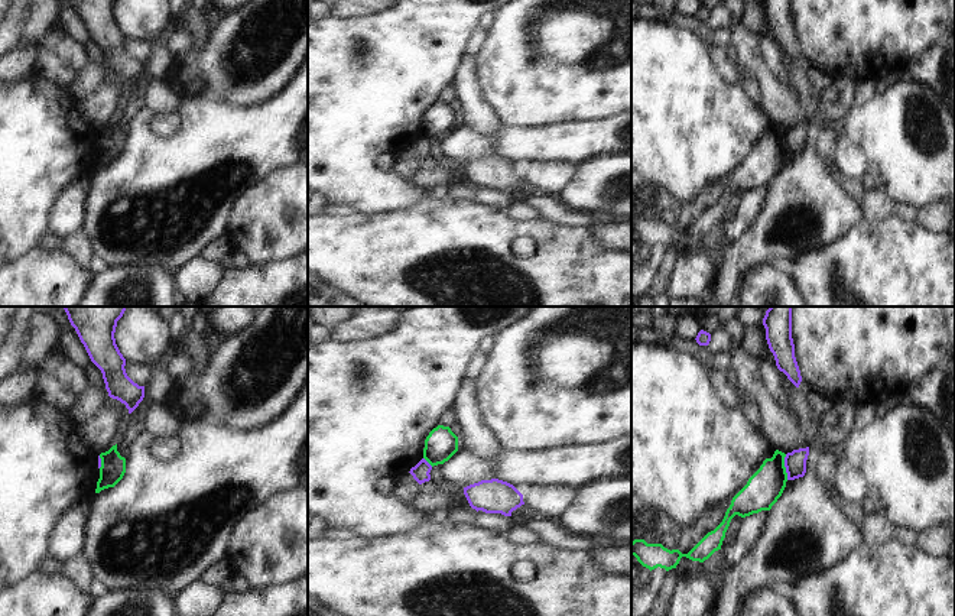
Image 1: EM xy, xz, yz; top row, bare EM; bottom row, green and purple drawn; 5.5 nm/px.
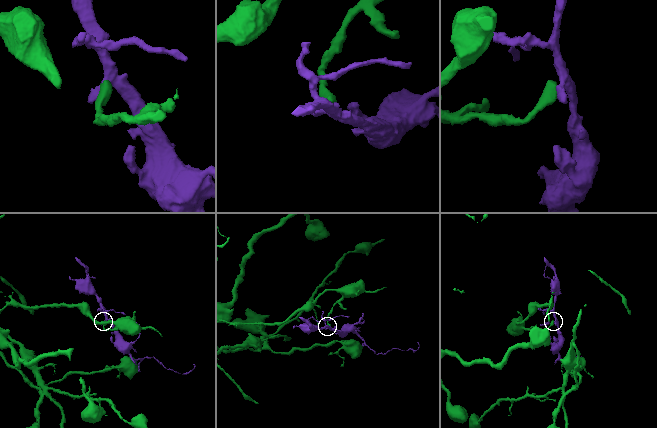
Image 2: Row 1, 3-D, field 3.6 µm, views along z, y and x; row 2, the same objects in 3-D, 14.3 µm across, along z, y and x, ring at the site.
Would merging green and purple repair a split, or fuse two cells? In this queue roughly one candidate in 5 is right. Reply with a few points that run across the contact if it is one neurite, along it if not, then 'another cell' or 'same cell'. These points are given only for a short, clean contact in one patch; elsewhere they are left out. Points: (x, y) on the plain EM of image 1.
line yz (785, 130), (788, 155); another cell

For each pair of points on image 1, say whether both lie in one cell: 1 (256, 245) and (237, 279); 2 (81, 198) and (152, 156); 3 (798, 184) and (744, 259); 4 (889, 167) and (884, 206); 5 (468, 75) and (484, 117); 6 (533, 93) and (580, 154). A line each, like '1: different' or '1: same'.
1: different
2: different
3: same
4: different
5: same
6: different

